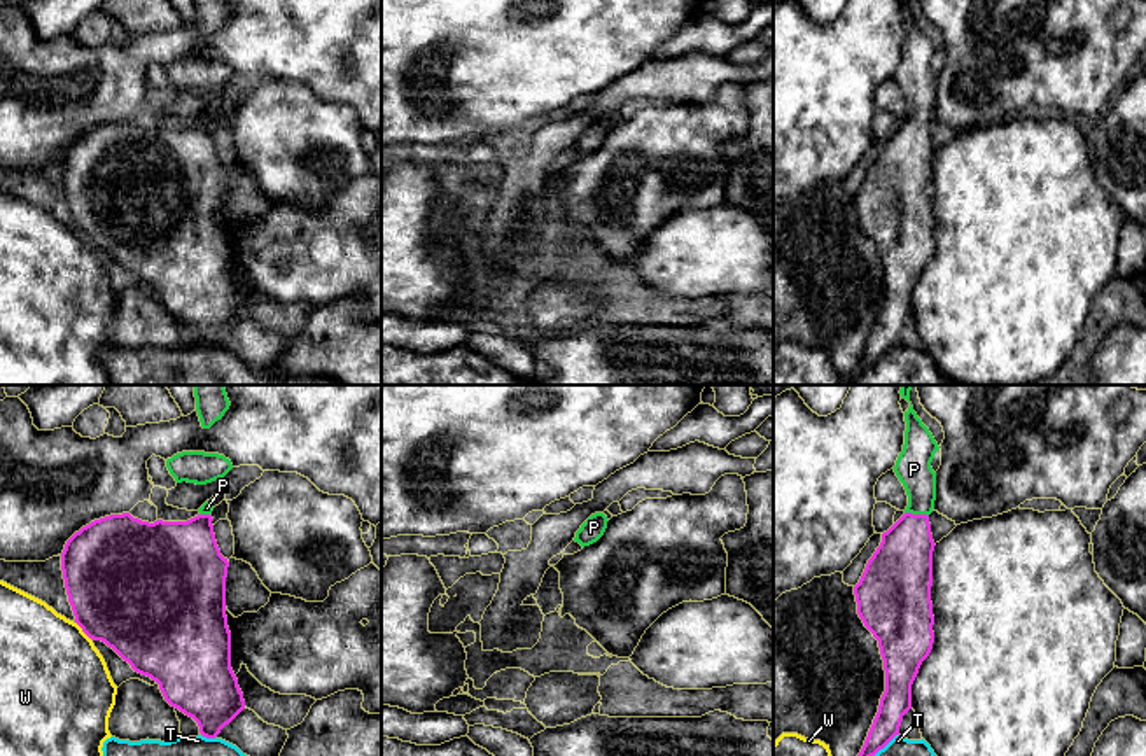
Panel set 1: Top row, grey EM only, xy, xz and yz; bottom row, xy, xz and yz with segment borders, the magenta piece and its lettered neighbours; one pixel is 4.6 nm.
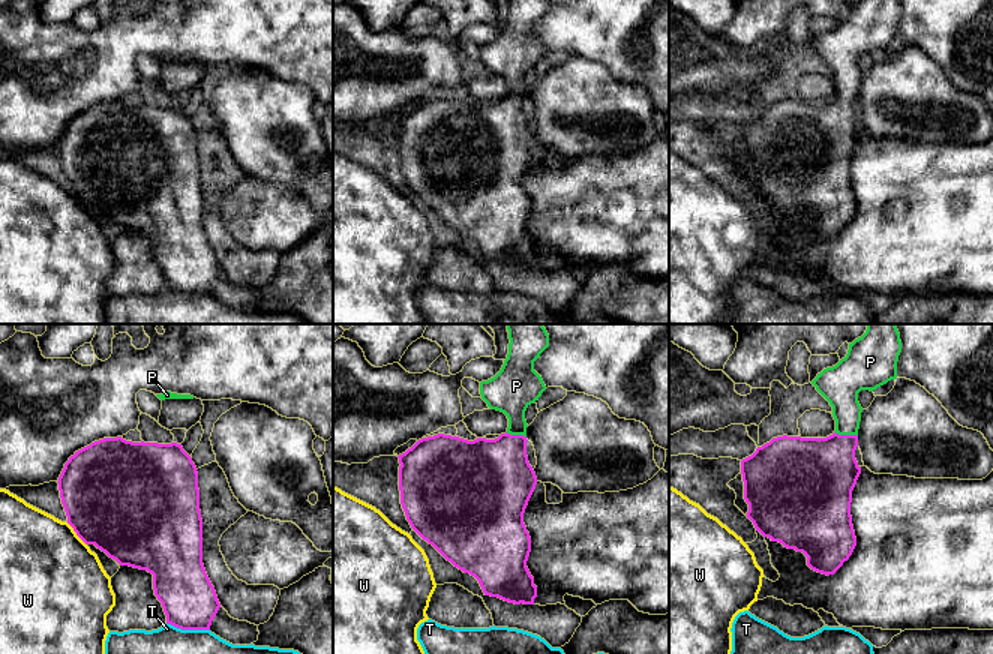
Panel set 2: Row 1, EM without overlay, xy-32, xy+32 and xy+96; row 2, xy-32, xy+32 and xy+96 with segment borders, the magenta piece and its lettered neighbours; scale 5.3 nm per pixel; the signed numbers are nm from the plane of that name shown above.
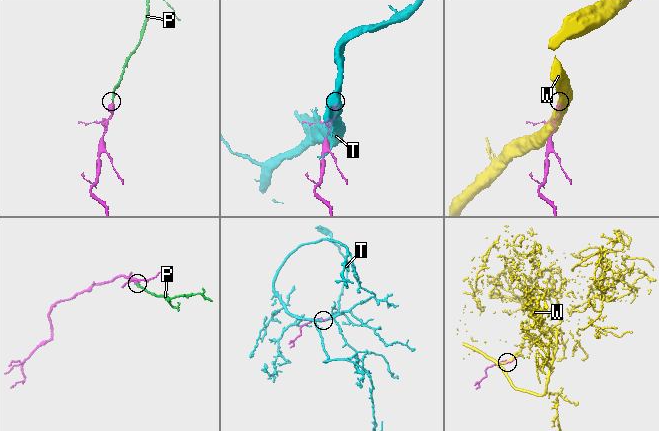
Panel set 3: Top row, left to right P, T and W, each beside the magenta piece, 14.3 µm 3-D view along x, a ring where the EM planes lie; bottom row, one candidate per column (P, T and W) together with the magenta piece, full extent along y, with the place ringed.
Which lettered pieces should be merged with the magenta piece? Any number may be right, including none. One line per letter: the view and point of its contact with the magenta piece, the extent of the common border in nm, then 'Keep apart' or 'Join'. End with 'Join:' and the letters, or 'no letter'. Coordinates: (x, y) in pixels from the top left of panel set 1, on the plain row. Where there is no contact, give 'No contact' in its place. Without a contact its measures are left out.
P: Touches magenta at yz (917, 123). Shared border 110 nm. Join
T: Touches magenta at yz (872, 363). Shared border 300 nm. Keep apart
W: Touches magenta at xy (83, 238). Shared border 110 nm. Keep apart
Join: P

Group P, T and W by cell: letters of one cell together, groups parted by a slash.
P / T / W

